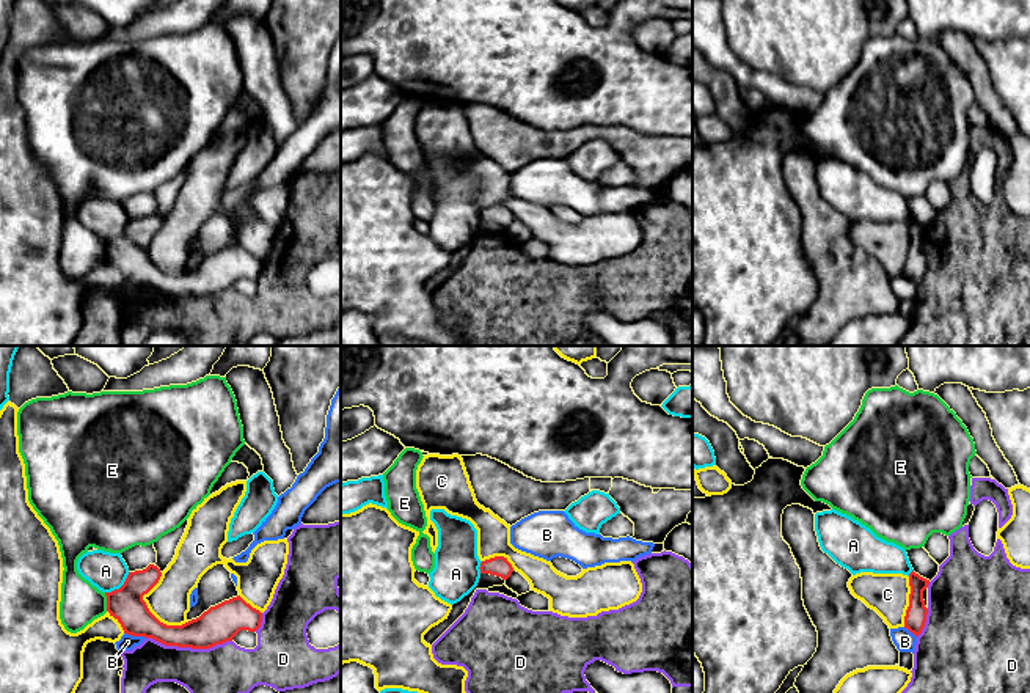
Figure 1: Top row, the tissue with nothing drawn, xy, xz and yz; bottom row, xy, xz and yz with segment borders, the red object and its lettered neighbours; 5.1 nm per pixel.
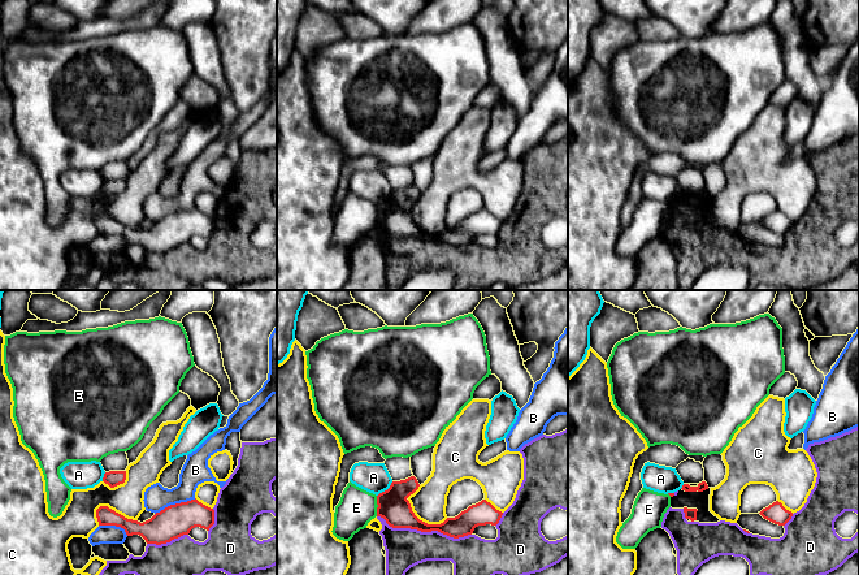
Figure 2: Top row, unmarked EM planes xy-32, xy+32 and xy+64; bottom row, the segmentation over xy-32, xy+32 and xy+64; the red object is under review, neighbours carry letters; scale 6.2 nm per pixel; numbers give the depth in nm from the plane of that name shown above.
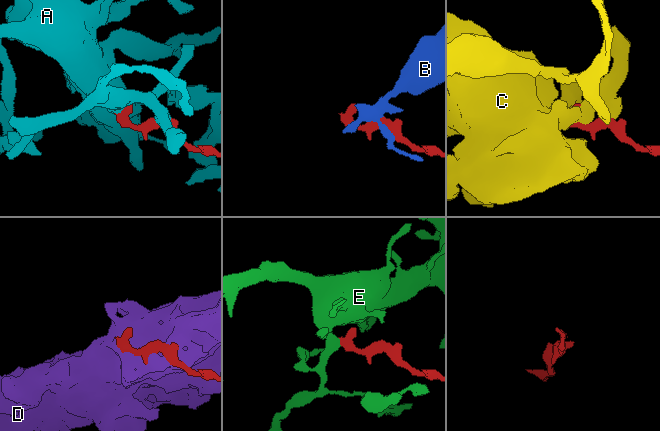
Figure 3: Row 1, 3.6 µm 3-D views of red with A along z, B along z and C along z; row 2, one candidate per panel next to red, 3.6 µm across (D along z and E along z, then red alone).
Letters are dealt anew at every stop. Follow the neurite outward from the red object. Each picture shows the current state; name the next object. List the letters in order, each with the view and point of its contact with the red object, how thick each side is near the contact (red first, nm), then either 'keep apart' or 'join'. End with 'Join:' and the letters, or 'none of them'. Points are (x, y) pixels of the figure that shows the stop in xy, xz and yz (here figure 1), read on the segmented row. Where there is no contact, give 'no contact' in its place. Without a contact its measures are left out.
A: meets red in xy at (121, 586); 180 nm thick on the red side, 200 nm on the other; keep apart
B: meets red in xy at (135, 635); 180 nm thick on the red side, 80 nm on the other; keep apart
C: meets red in xy at (146, 607); 180 nm thick on the red side, 220 nm on the other; keep apart
D: meets red in xy at (189, 646); 190 nm thick on the red side, 260 nm on the other; keep apart
E: meets red in xy at (107, 602); 180 nm thick on the red side, 220 nm on the other; keep apart
Join: none of them

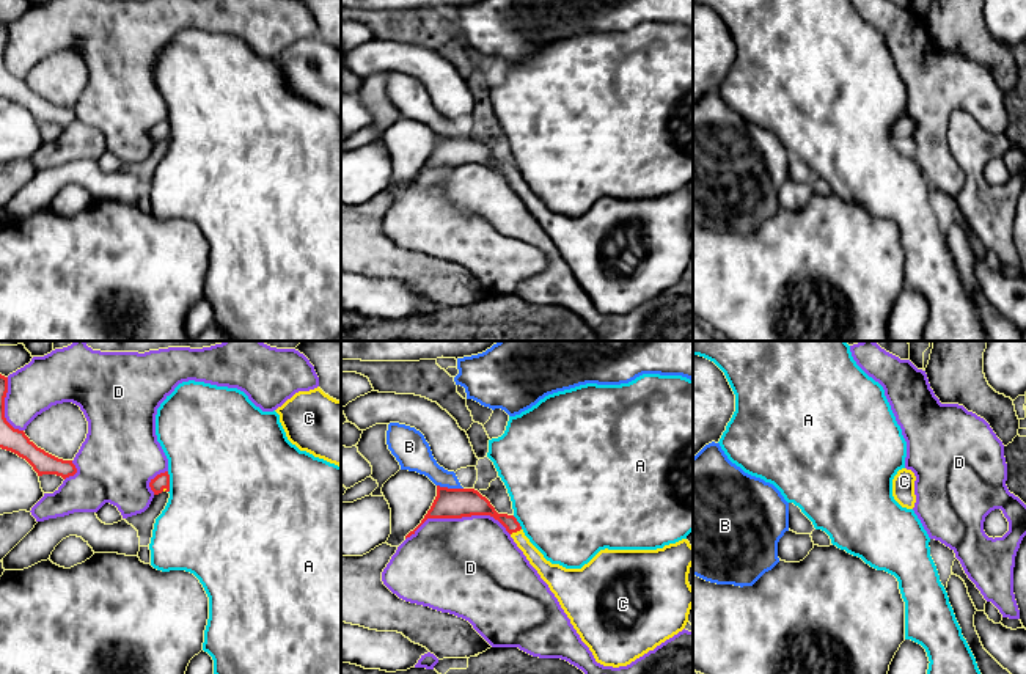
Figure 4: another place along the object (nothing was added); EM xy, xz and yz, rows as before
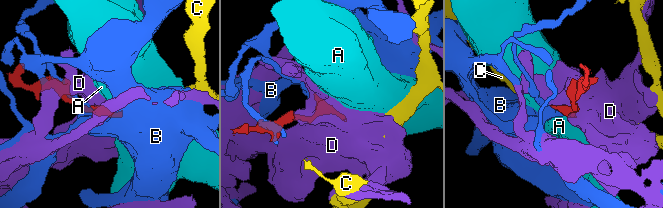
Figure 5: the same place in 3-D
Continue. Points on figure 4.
A: meets red in xy at (168, 483); 80 nm thick on the red side, 500 nm on the other; keep apart
B: meets red in xz at (450, 489); 160 nm thick on the red side, 170 nm on the other; keep apart
C: meets red in xz at (516, 531); 110 nm thick on the red side, 90 nm on the other; join
D: meets red in xz at (458, 517); 160 nm thick on the red side, 500 nm on the other; keep apart
Join: C

